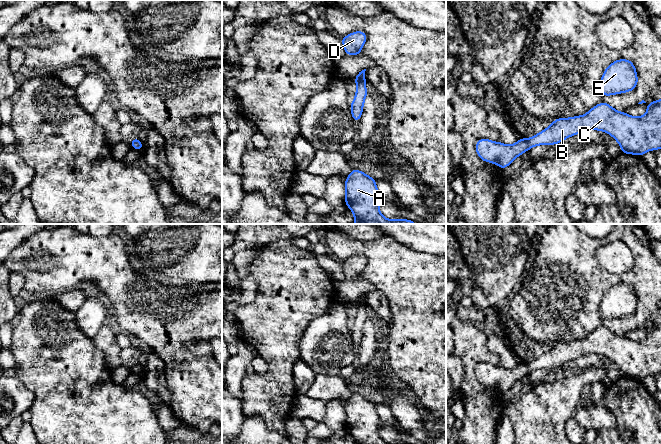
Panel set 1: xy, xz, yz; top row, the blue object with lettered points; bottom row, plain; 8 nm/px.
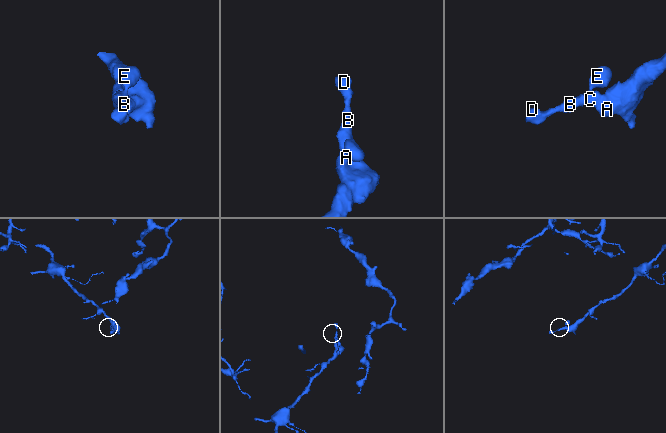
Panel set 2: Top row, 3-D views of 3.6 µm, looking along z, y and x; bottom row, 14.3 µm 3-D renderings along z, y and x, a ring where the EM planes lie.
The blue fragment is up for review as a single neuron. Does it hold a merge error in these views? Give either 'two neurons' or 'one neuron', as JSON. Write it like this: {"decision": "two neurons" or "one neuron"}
{"decision": "one neuron"}

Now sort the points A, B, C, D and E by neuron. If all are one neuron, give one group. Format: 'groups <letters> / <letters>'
groups A B C D E

